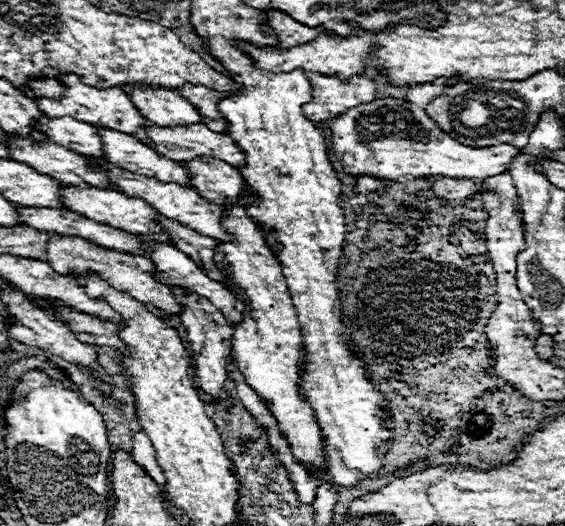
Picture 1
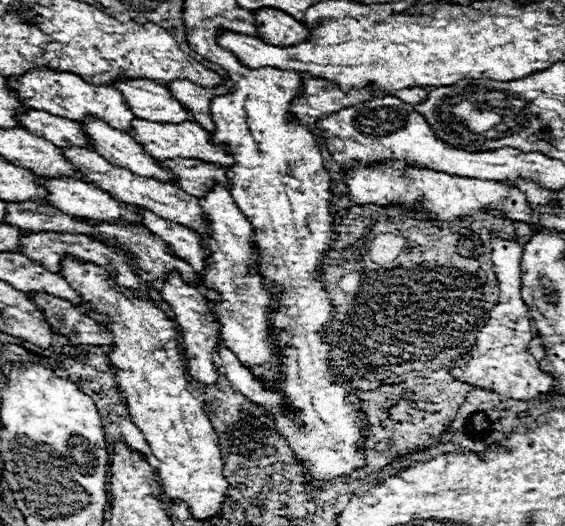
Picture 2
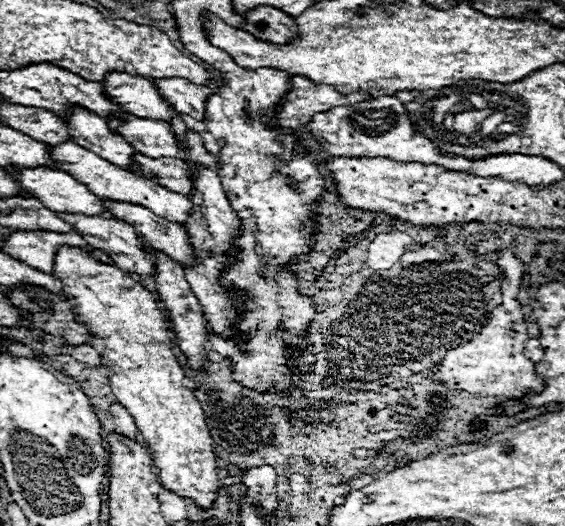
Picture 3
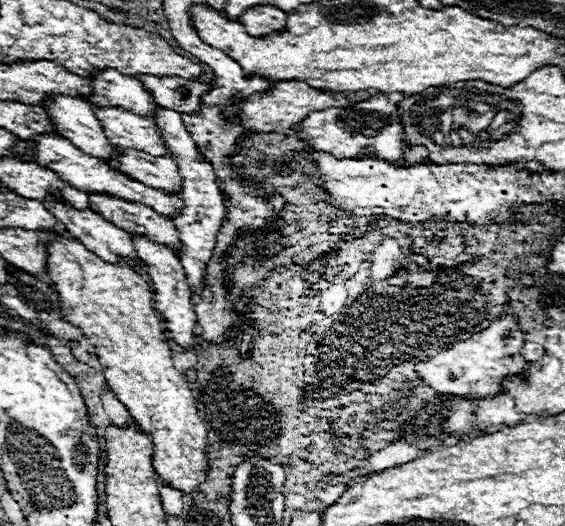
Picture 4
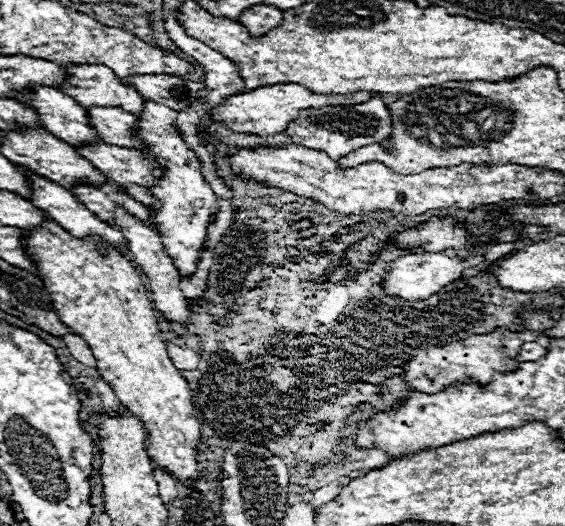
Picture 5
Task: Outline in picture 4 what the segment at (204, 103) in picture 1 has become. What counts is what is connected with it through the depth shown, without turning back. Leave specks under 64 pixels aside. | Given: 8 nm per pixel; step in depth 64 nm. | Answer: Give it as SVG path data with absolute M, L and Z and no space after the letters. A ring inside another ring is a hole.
M136 76L154 96L156 104L180 114L200 114L200 100L210 90L208 84L178 76Z

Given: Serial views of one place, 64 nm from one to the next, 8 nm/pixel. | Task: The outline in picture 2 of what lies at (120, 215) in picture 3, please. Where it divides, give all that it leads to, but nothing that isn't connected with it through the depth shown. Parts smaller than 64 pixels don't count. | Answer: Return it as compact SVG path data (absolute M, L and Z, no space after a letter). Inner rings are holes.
M144 210L142 214L144 214L144 226L154 236L162 238L176 252L176 256L188 260L188 264L192 264L196 272L200 274L206 272L206 250L204 250L200 234L172 220L164 220L152 214L150 210Z

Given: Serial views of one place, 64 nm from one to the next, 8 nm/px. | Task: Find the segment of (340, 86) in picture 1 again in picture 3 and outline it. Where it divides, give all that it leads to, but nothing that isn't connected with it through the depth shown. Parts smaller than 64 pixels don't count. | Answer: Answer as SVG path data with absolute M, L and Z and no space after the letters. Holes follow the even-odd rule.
M294 76L292 88L278 108L276 124L282 128L298 128L308 124L314 114L326 112L332 106L352 106L362 100L370 100L368 92L350 92L340 94L334 88L328 88L324 84L312 84L306 76Z

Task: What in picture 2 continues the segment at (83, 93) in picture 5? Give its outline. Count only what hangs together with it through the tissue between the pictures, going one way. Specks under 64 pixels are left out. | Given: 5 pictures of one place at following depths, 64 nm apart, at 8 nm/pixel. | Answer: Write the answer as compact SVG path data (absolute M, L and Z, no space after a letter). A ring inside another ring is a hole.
M118 78L112 86L124 94L124 100L132 112L136 116L144 116L144 120L172 120L172 124L192 120L192 114L182 108L182 104L162 84L152 80Z

